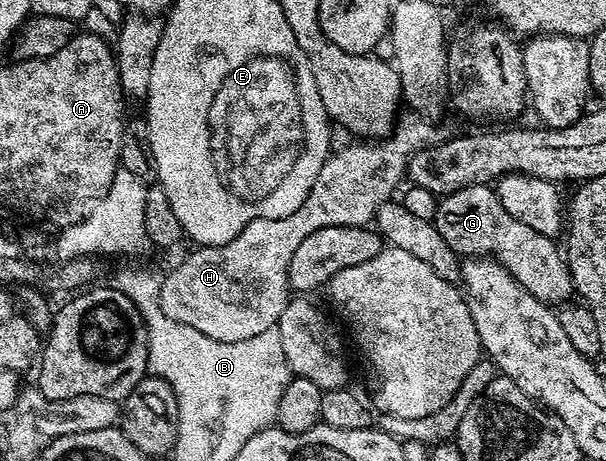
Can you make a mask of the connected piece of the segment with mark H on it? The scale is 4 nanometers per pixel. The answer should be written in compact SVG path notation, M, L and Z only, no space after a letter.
M419 115L408 116L400 116L394 129L383 140L363 139L355 143L359 145L348 143L334 150L317 174L317 183L309 187L305 203L301 203L293 215L285 215L281 219L253 219L241 231L241 235L229 239L229 243L192 248L192 253L171 274L162 278L161 311L169 319L177 319L177 323L185 323L185 327L193 327L193 331L201 331L201 335L209 335L210 339L217 339L221 343L241 343L241 339L251 339L266 329L275 329L281 319L281 311L285 311L289 300L287 272L293 251L297 251L297 247L301 247L302 241L308 235L313 235L313 231L321 231L321 227L366 226L374 222L377 207L392 200L404 184L402 181L405 181L411 156L434 138L431 136L435 129L430 120Z

